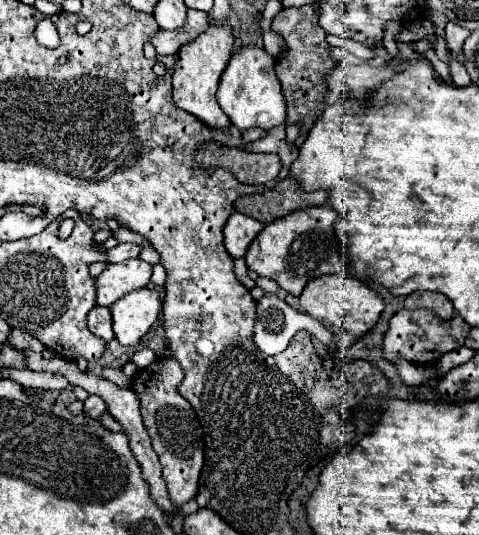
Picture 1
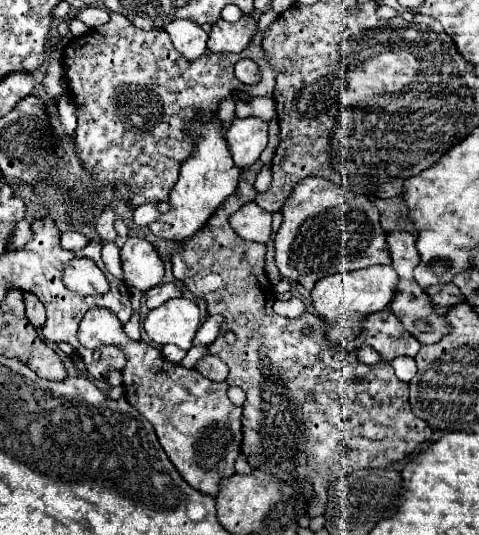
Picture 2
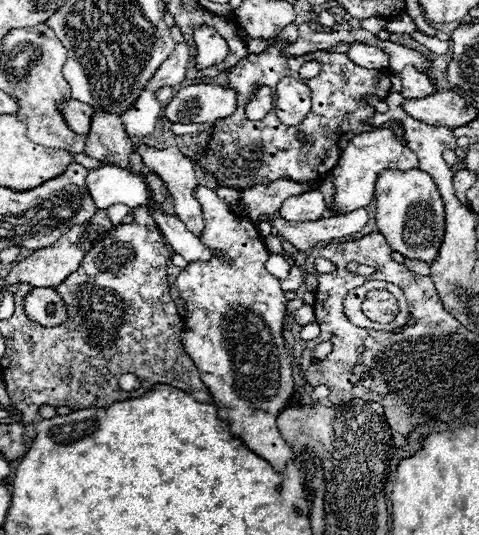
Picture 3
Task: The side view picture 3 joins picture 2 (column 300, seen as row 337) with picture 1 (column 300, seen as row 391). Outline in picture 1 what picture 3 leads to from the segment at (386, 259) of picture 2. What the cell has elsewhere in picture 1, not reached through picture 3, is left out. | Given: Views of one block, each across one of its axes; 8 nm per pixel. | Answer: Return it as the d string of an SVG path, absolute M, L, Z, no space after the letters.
M310 206L300 212L290 212L288 216L268 224L256 240L248 246L246 264L258 276L268 276L280 284L288 294L300 296L304 286L324 274L348 274L354 276L350 264L344 260L344 244L336 236L336 224L342 214L332 206Z

